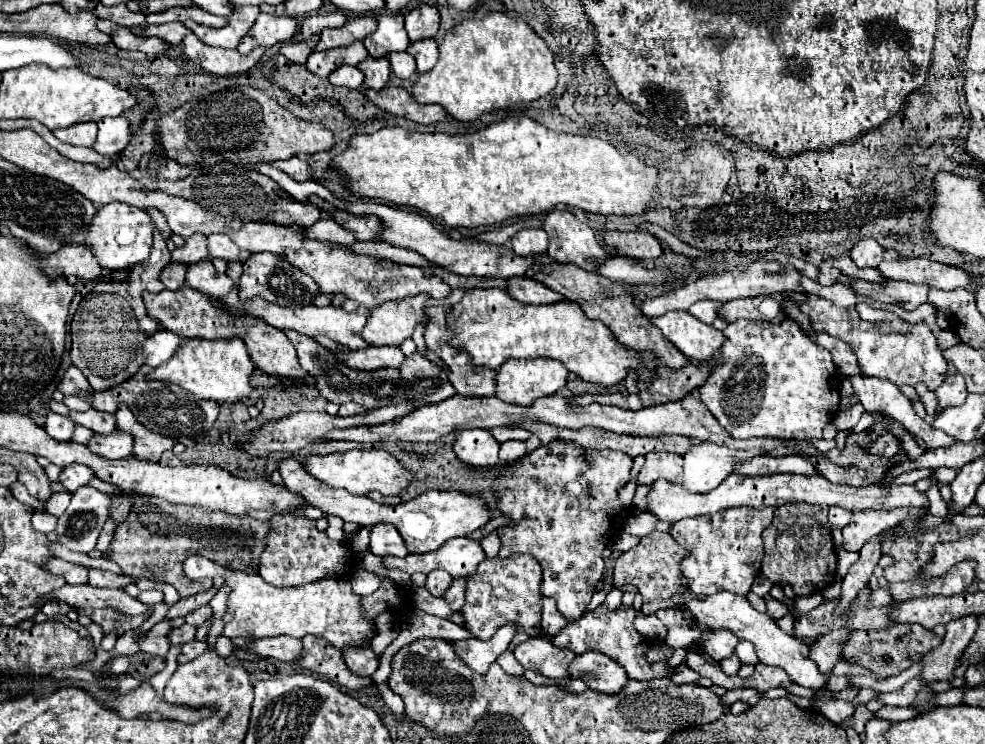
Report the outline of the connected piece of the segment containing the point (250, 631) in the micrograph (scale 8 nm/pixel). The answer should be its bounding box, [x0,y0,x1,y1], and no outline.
[184,554,376,648]

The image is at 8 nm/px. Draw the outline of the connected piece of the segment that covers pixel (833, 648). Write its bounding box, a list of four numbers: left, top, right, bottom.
[810,626,852,678]

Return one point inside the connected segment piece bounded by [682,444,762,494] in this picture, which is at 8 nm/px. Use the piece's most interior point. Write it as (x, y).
(704, 468)

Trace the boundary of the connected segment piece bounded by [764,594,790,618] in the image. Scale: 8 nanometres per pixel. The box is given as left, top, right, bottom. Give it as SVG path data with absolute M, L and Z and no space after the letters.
M770 594L764 600L766 600L766 606L768 606L768 616L772 616L772 618L782 618L782 616L786 616L790 612L790 608L788 608L786 602L774 600Z

